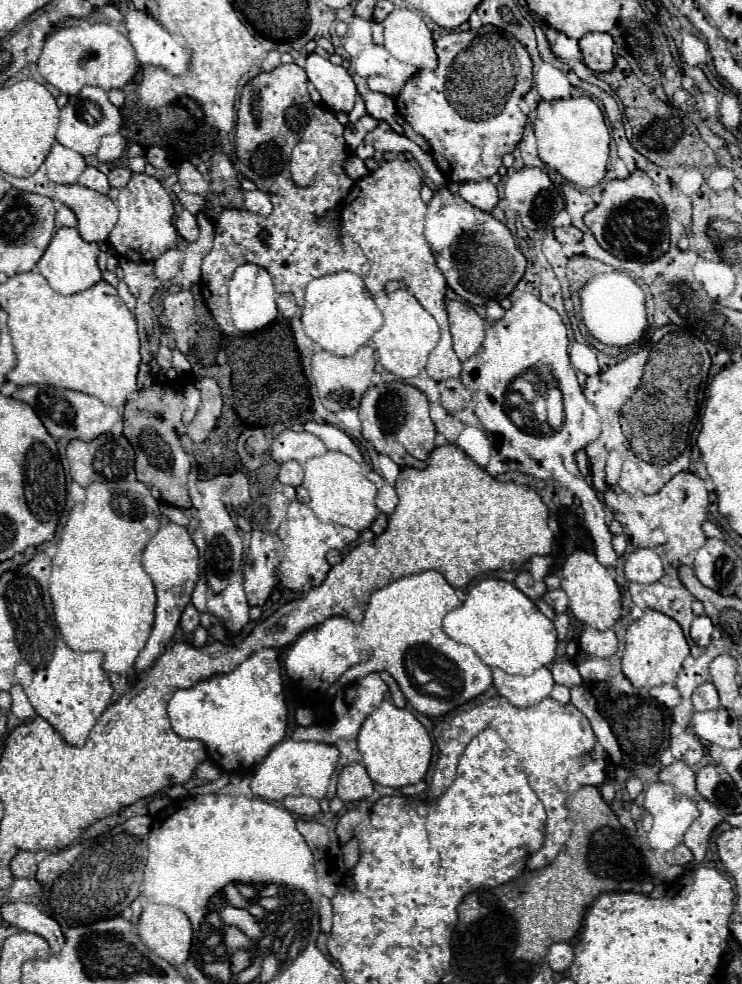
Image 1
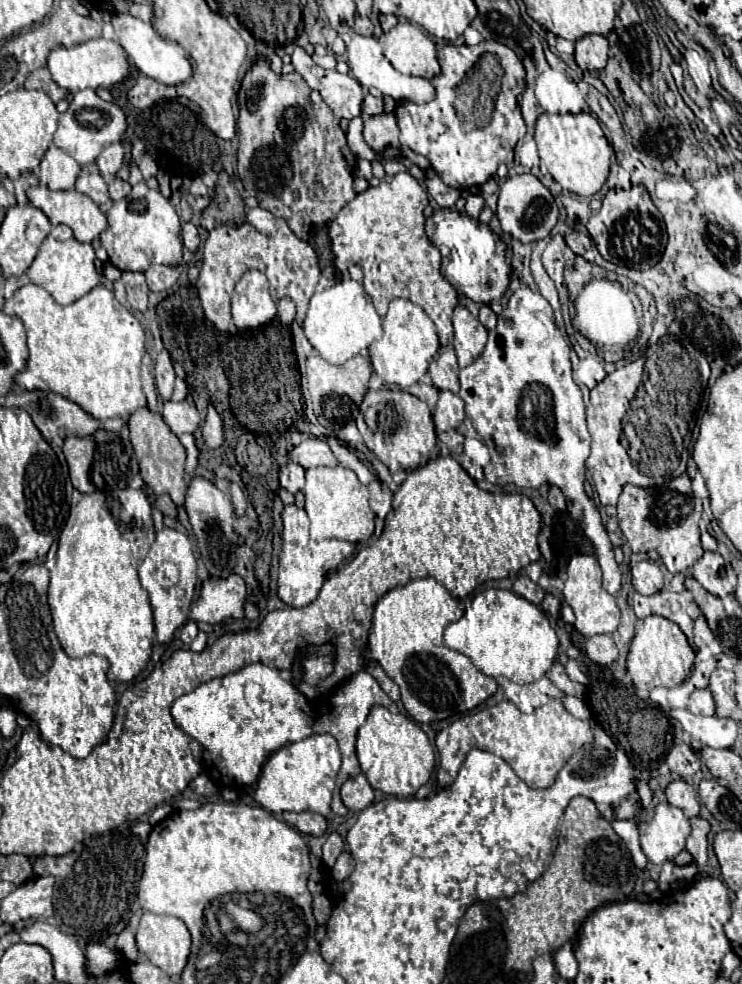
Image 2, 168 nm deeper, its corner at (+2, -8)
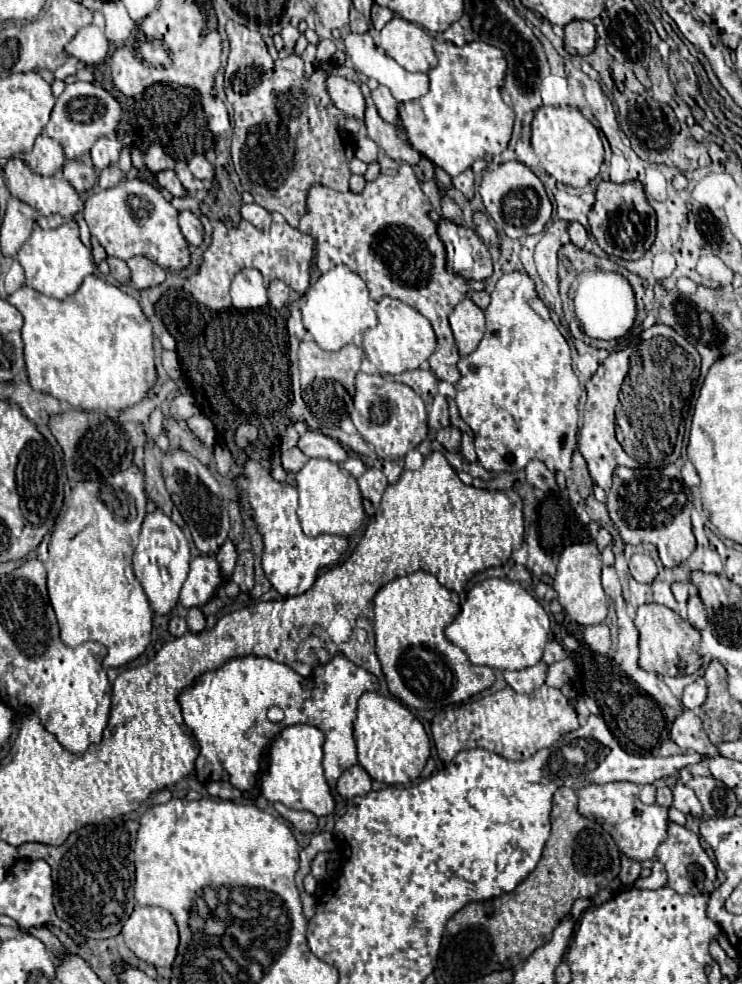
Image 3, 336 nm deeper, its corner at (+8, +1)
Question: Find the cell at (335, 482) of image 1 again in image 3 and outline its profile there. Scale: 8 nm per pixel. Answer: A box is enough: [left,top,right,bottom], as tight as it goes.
[296,458,364,536]

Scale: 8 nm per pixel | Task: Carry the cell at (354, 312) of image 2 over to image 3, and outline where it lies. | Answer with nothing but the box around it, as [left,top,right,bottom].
[300,266,378,350]

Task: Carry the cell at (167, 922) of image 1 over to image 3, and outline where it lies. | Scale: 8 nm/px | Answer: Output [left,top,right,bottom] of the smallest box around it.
[122,906,178,968]

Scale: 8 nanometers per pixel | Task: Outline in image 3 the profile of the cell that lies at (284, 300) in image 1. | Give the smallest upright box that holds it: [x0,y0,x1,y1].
[268,280,290,308]

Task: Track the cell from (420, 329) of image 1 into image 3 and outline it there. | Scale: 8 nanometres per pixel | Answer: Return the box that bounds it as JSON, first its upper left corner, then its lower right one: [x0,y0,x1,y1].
[364,296,436,374]

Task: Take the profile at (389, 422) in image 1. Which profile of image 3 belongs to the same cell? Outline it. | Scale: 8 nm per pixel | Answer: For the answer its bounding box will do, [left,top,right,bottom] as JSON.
[350,374,428,460]

